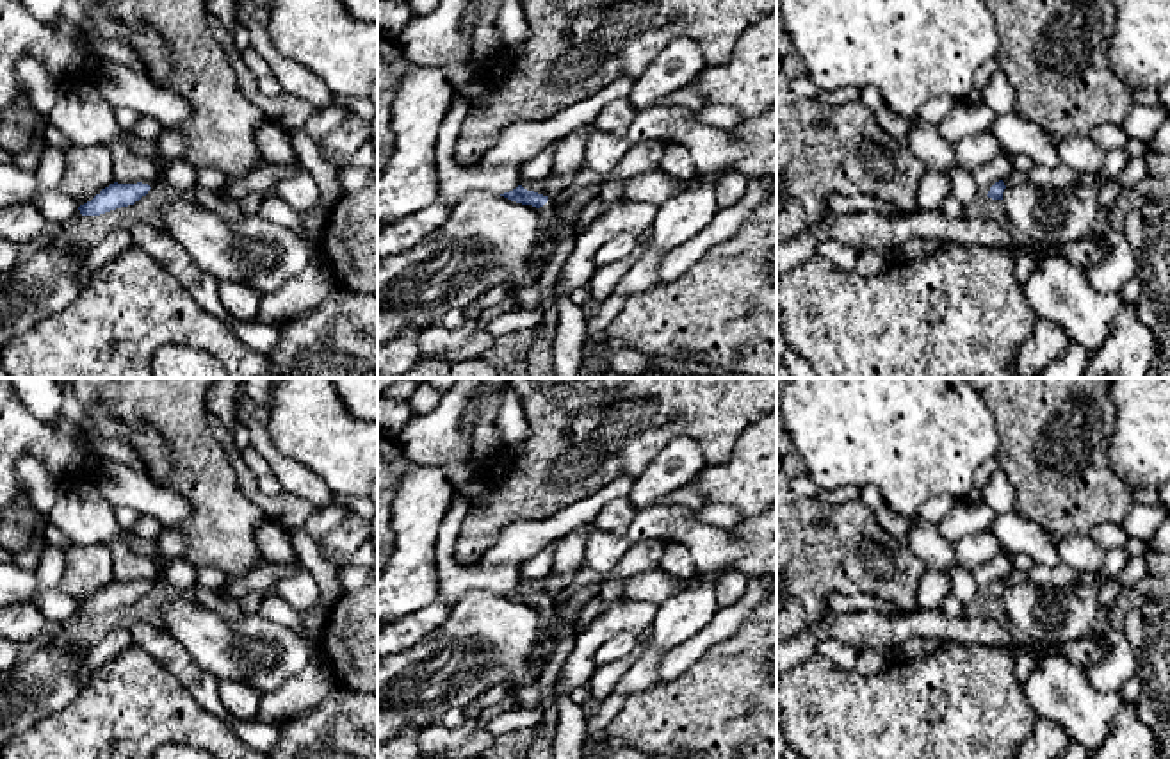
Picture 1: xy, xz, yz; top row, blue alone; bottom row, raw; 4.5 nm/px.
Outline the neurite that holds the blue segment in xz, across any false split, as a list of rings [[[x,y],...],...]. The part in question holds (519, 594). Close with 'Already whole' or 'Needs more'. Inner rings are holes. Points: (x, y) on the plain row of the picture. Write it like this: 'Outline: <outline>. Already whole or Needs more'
Outline: [[[522,584],[500,595],[522,604],[536,606],[545,622],[550,622],[557,615],[557,606],[552,597],[527,590]]]. Needs more

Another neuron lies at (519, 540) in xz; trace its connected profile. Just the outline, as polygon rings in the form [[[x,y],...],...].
[[[622,476],[598,488],[588,499],[573,502],[550,517],[508,524],[500,538],[483,554],[479,565],[522,561],[545,545],[557,543],[577,527],[593,524],[602,508],[611,501],[629,497],[634,483],[636,477]]]

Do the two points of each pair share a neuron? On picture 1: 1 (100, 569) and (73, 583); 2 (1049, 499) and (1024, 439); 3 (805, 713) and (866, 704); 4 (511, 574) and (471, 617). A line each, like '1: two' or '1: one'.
1: one
2: one
3: one
4: two

